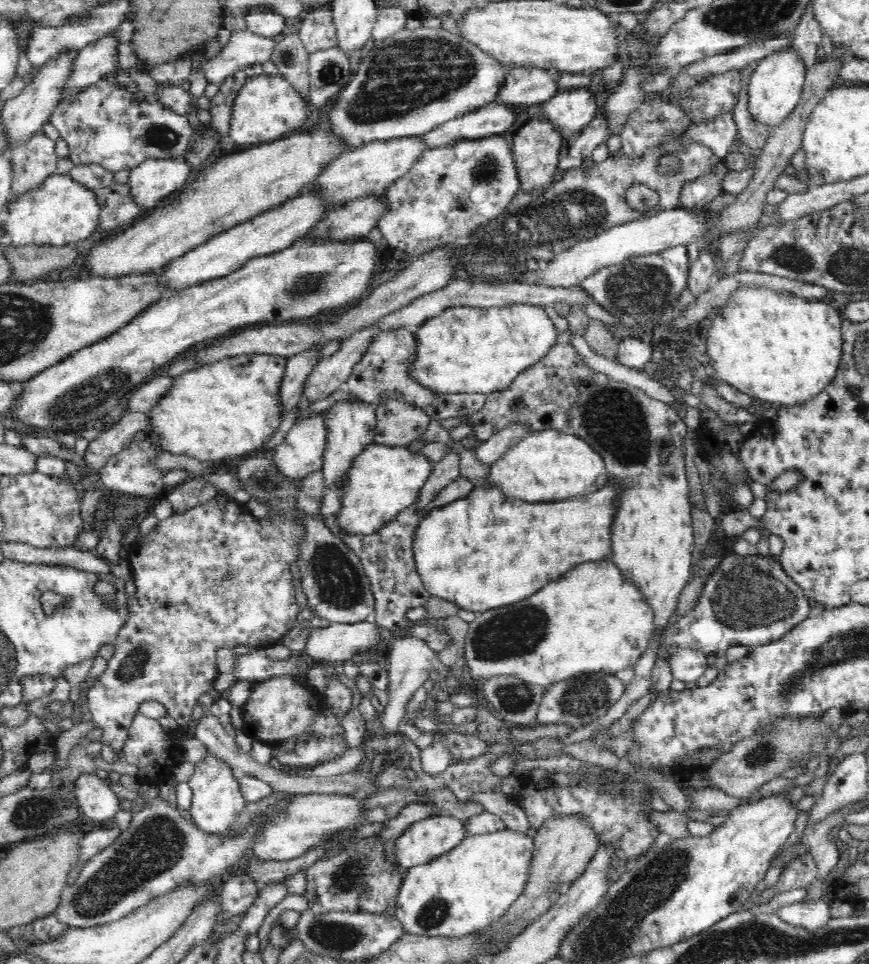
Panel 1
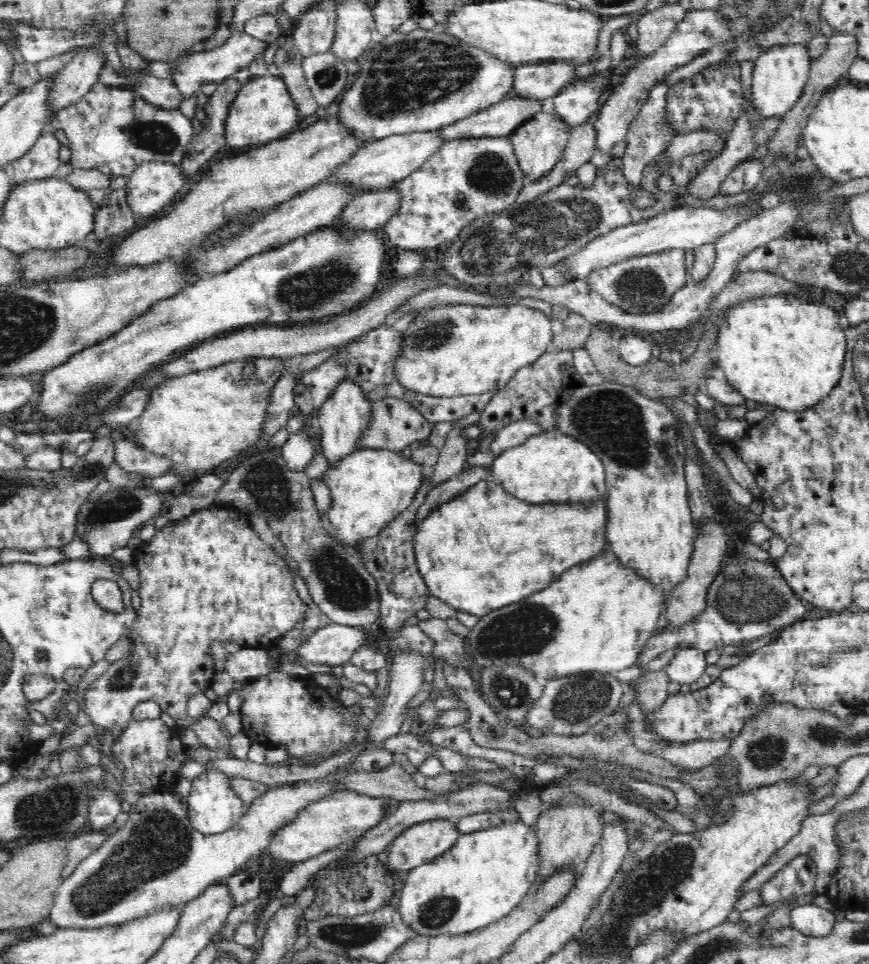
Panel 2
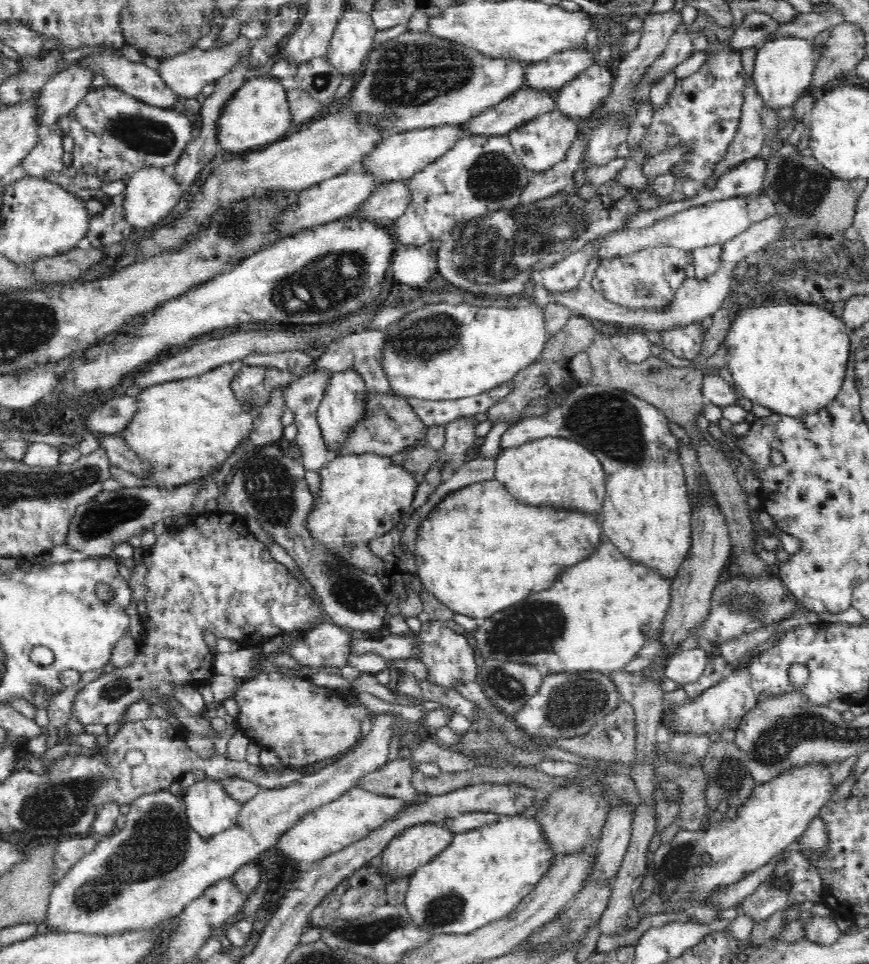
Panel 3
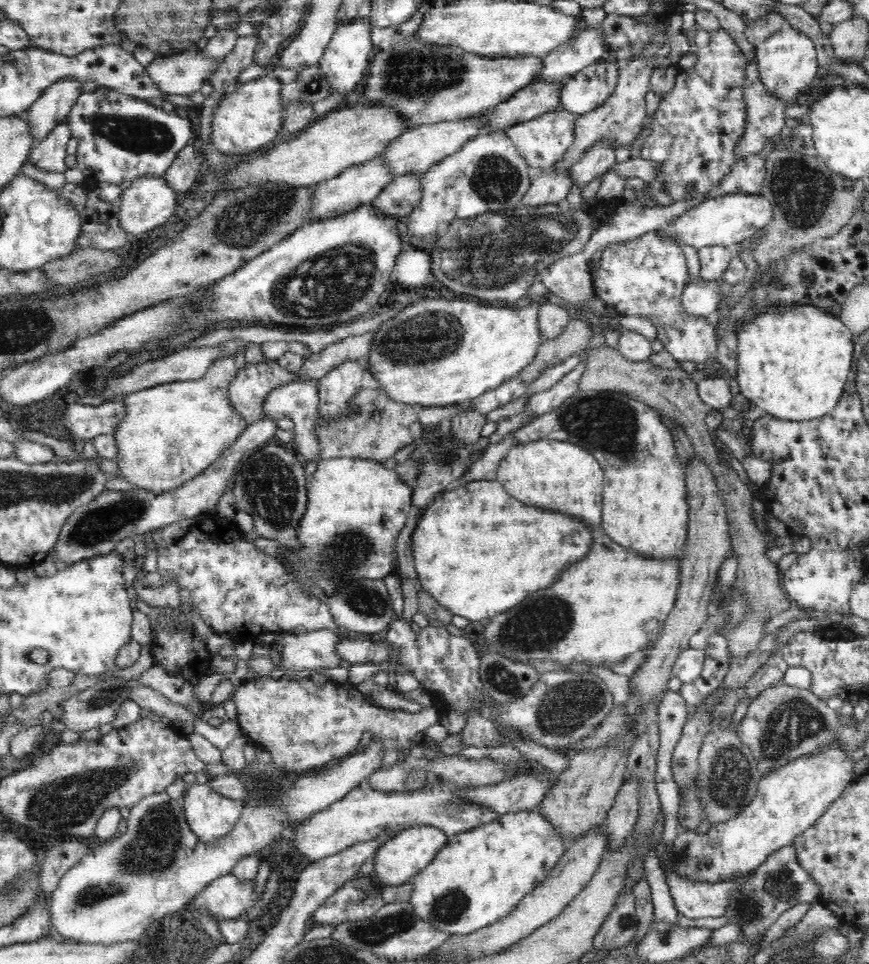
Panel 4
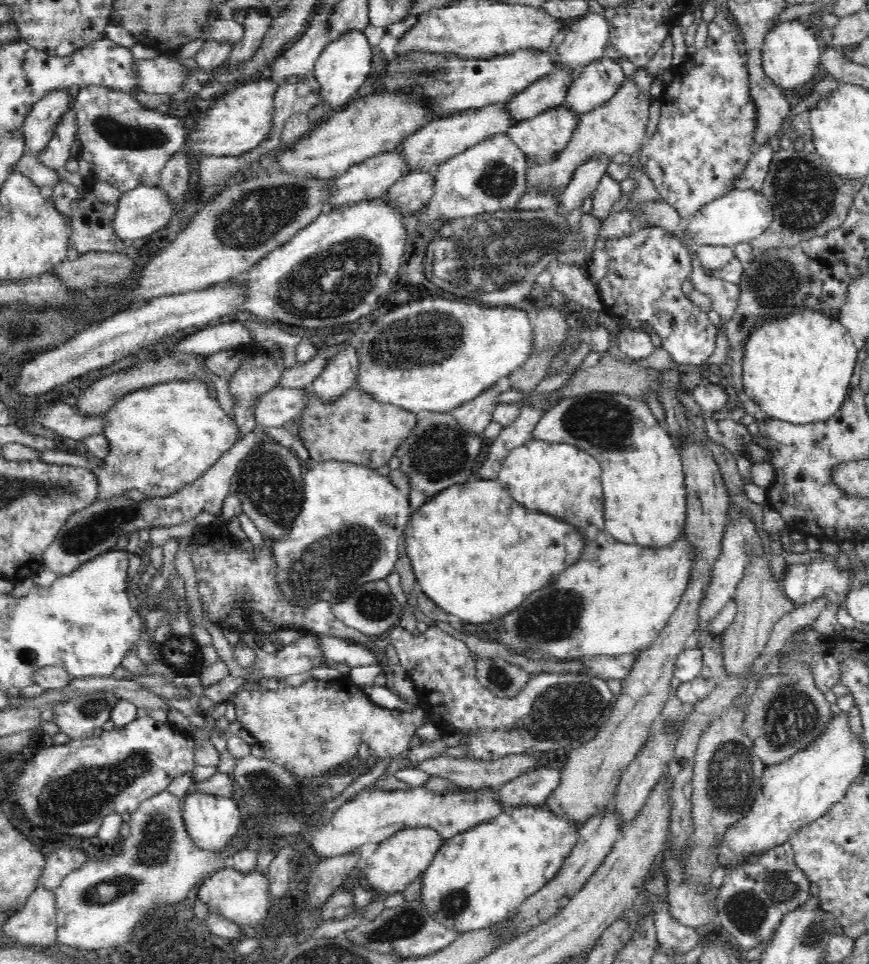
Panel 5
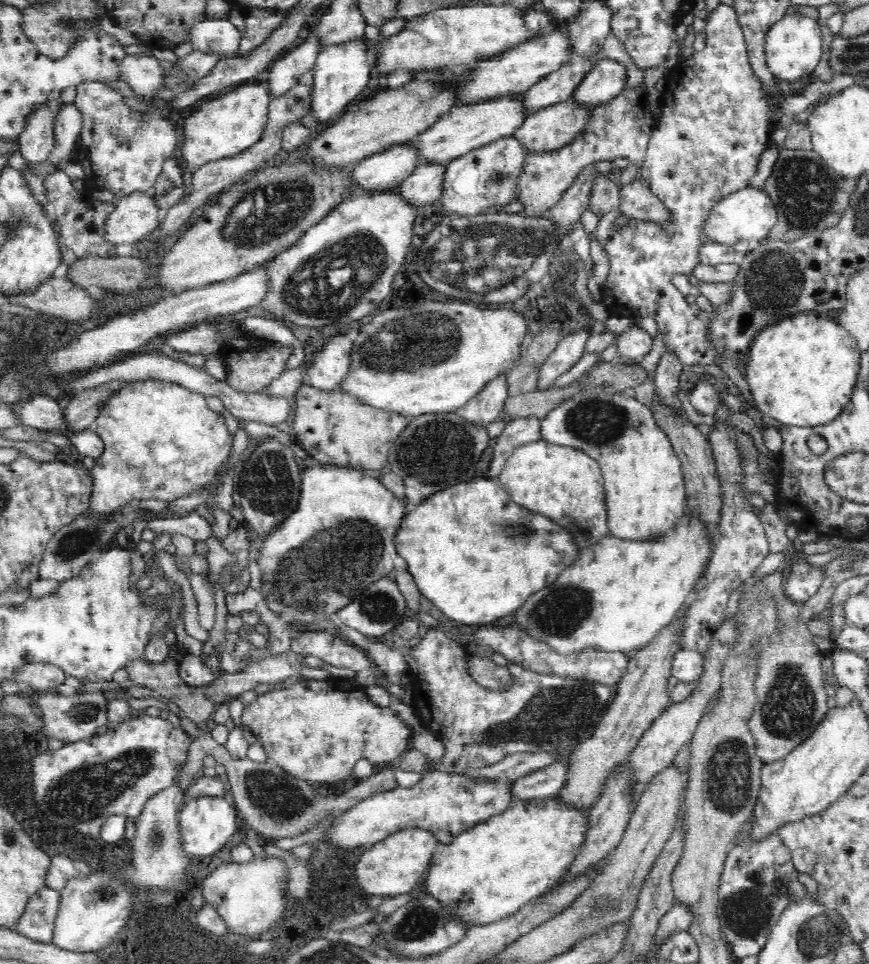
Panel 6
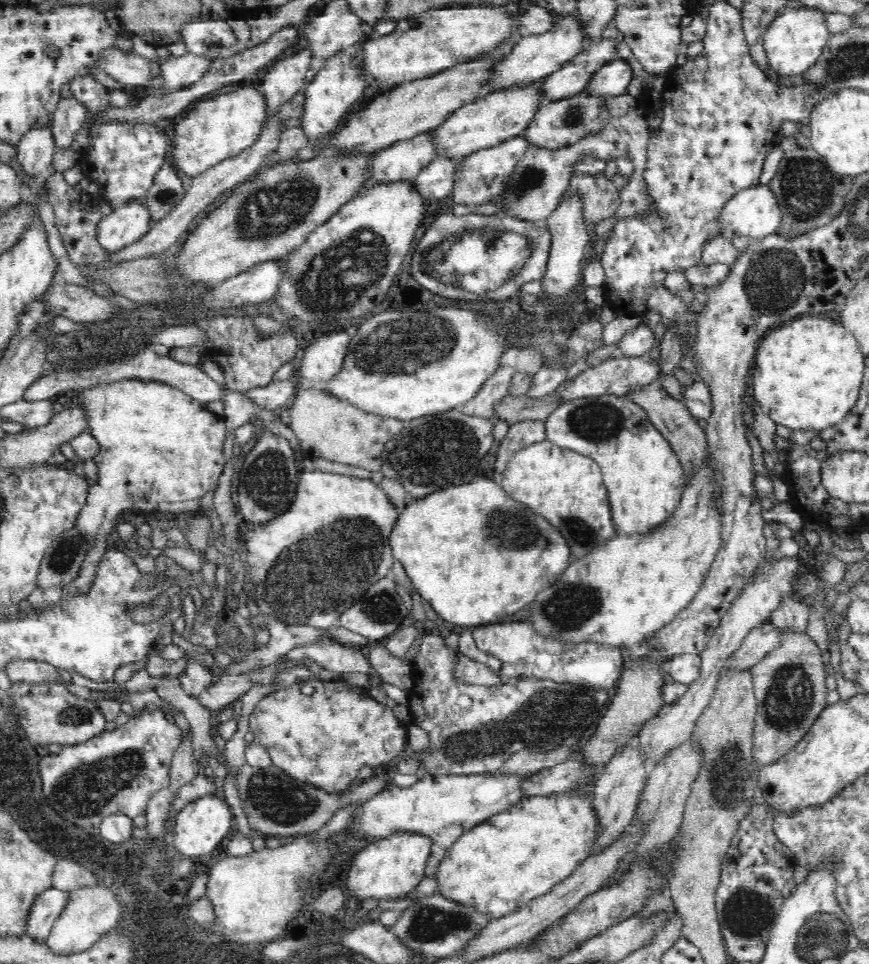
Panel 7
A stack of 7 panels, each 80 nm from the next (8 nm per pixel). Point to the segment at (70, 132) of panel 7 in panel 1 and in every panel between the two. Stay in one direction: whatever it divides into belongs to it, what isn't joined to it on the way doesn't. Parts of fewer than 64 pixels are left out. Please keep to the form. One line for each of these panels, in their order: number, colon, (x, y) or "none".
1: (36, 159)
2: (42, 161)
3: (45, 160)
4: (49, 155)
5: (58, 152)
6: (68, 126)

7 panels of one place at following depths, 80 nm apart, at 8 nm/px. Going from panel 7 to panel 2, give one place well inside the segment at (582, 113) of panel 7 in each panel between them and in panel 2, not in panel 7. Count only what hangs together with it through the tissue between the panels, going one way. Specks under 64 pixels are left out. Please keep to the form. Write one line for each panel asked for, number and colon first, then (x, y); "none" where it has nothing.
2: (538, 144)
3: (541, 143)
4: (542, 142)
5: (544, 138)
6: (552, 128)

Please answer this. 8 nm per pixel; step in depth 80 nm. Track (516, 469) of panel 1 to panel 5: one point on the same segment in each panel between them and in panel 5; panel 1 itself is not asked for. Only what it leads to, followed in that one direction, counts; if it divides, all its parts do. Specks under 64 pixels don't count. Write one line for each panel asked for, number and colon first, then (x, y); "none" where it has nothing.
2: (552, 466)
3: (552, 470)
4: (556, 474)
5: (561, 478)

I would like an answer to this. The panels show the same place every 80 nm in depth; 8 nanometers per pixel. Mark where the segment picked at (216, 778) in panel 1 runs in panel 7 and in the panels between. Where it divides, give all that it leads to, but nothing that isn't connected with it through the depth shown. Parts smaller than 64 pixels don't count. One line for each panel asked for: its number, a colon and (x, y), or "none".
2: (213, 806)
3: (210, 809)
4: (210, 814)
5: (211, 820)
6: (207, 822)
7: (198, 828)

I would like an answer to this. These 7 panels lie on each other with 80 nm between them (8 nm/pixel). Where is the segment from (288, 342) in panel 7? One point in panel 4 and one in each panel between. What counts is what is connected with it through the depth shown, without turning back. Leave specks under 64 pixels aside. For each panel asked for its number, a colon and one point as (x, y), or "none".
4: (249, 389)
5: (259, 374)
6: (254, 364)

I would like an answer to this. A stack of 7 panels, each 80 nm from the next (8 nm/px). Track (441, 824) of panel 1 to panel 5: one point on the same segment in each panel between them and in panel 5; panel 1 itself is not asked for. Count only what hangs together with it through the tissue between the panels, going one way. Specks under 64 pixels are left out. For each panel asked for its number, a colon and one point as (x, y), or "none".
2: (419, 844)
3: (416, 846)
4: (408, 851)
5: (401, 858)

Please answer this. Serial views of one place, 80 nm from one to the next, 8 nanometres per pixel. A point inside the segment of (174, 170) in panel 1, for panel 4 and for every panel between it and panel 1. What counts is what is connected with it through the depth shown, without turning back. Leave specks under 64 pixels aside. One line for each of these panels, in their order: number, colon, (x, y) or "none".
2: (153, 185)
3: (151, 193)
4: (148, 202)

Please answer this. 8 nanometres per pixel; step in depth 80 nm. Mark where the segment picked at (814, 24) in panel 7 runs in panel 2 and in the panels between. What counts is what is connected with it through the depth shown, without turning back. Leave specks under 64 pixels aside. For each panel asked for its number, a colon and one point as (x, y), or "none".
2: (779, 76)
3: (783, 70)
4: (786, 61)
5: (790, 53)
6: (793, 46)

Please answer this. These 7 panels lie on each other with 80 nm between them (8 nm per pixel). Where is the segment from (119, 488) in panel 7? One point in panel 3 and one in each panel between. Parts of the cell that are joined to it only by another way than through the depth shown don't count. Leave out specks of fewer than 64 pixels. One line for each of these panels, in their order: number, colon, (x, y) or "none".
3: (186, 428)
4: (173, 431)
5: (162, 437)
6: (162, 441)

